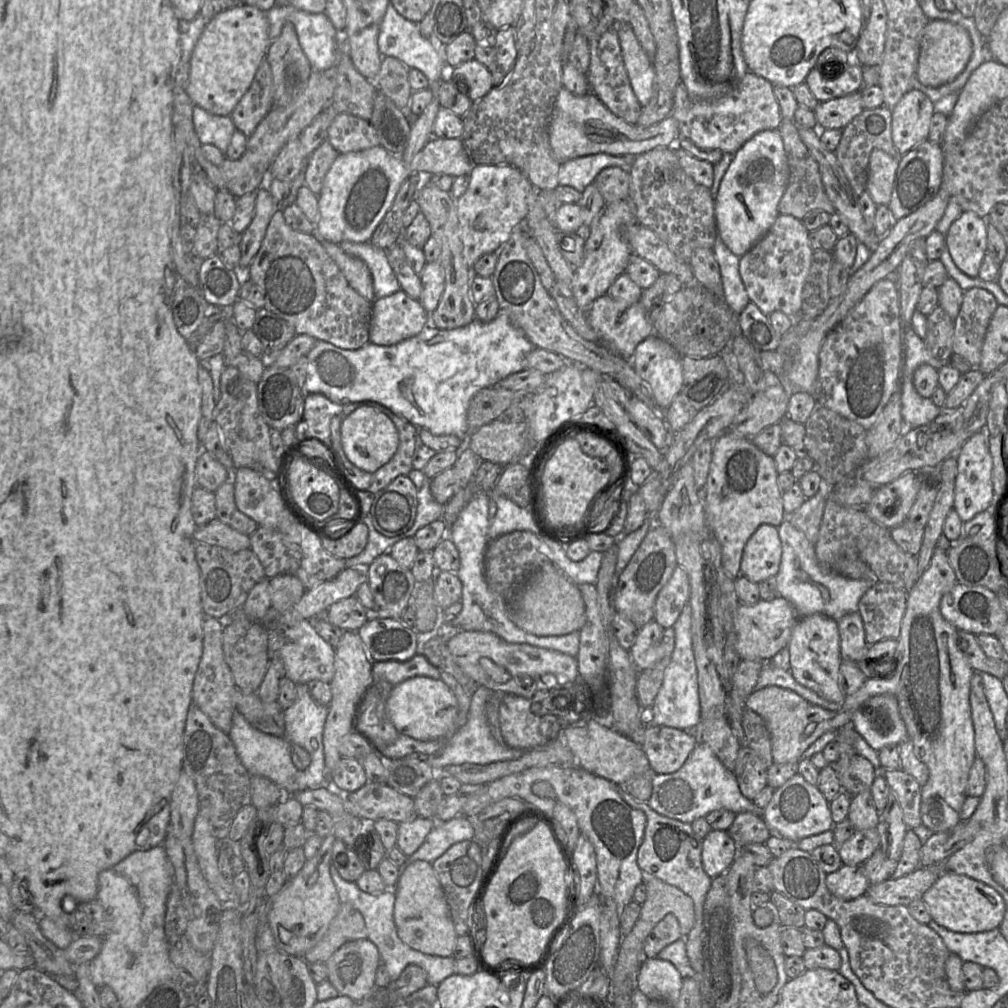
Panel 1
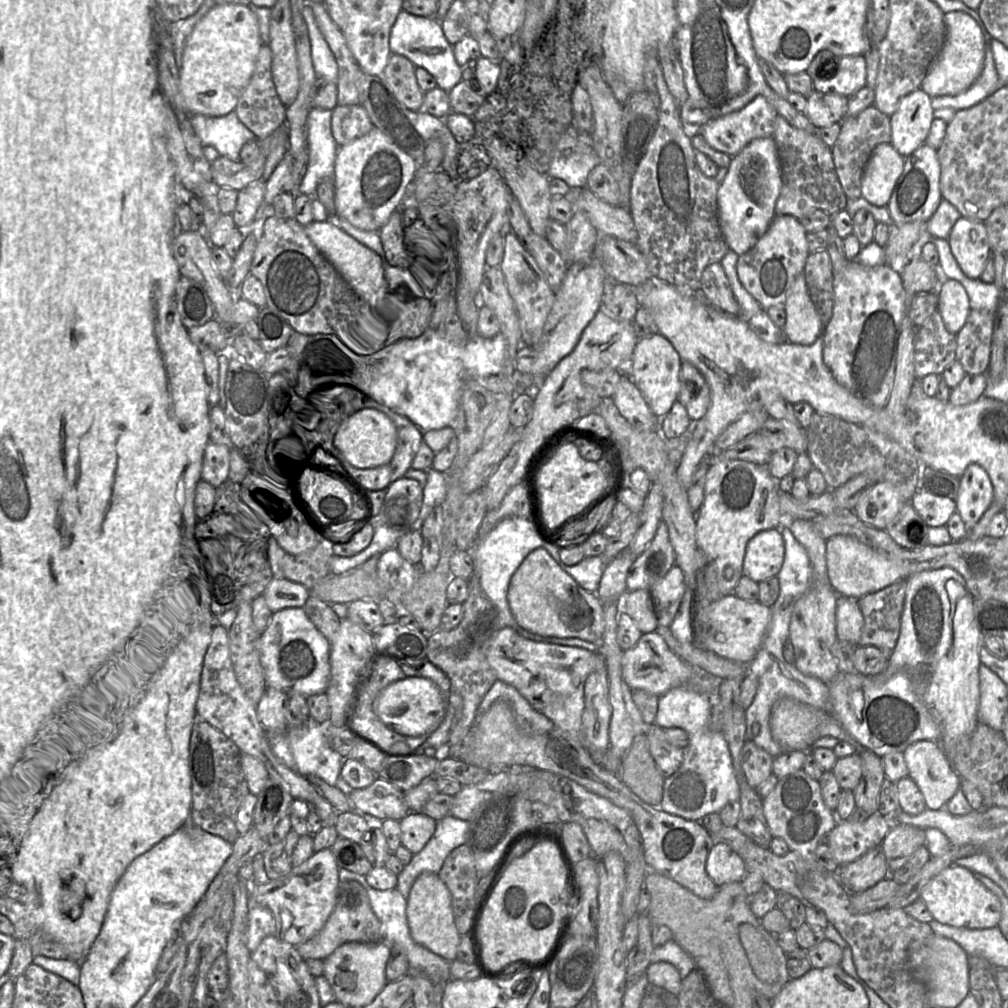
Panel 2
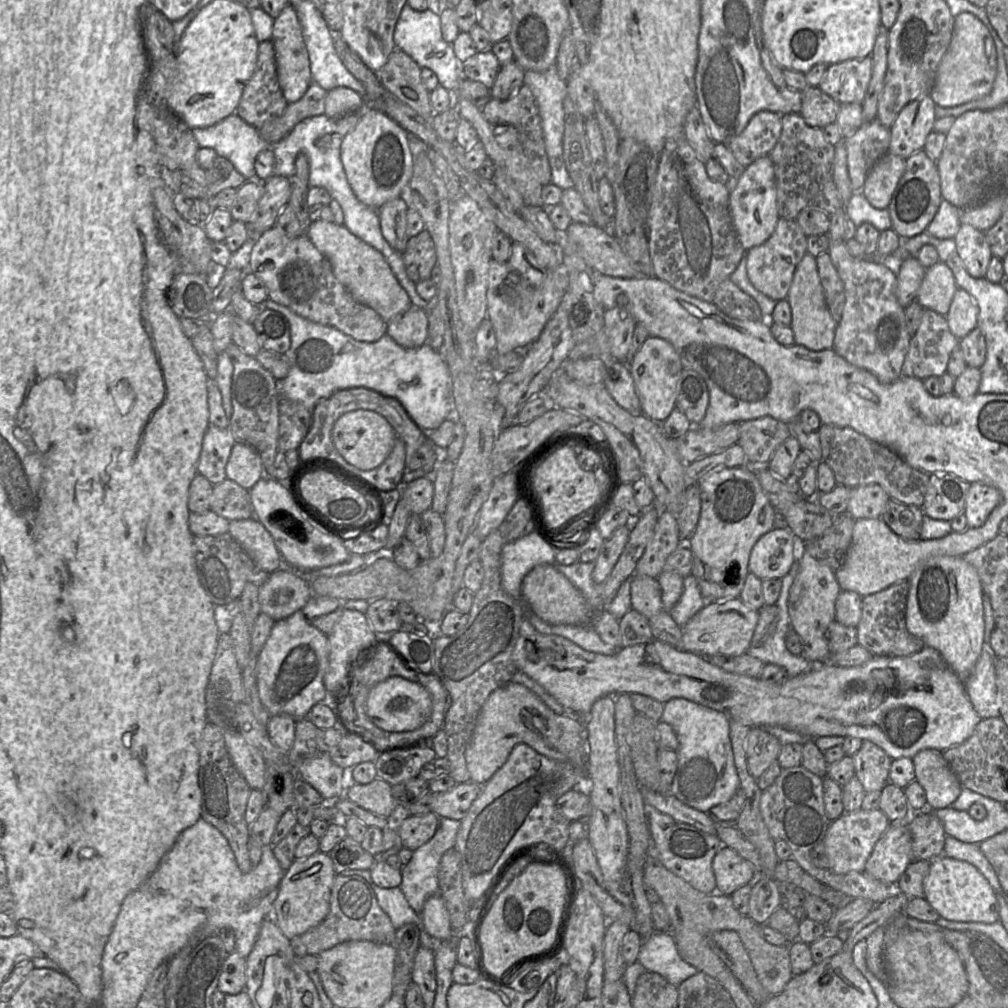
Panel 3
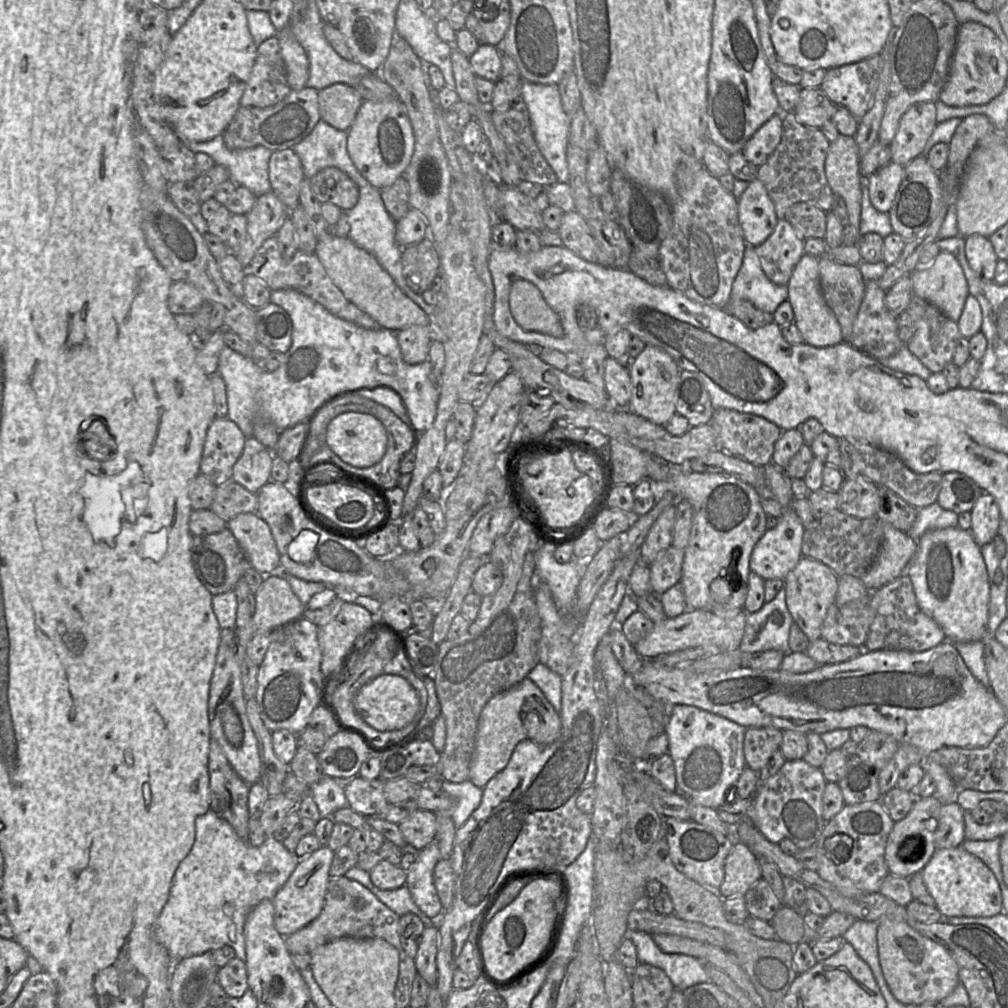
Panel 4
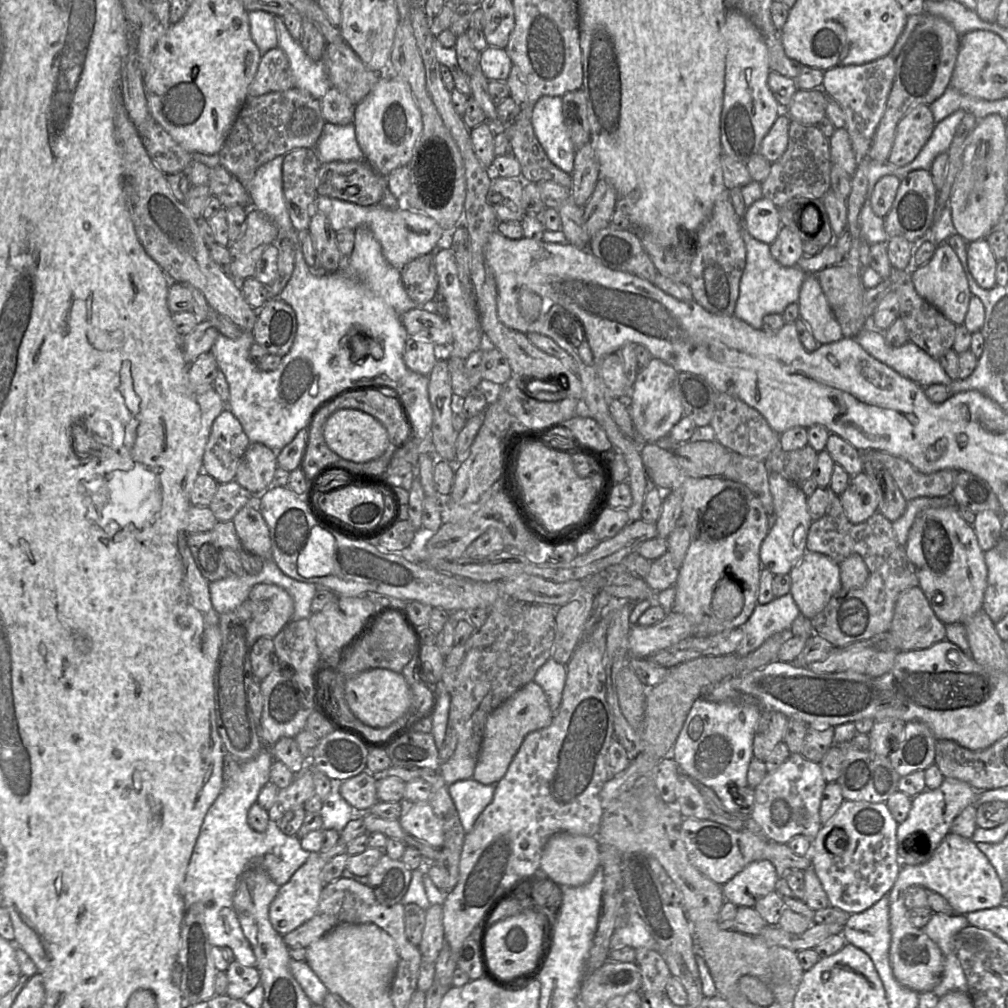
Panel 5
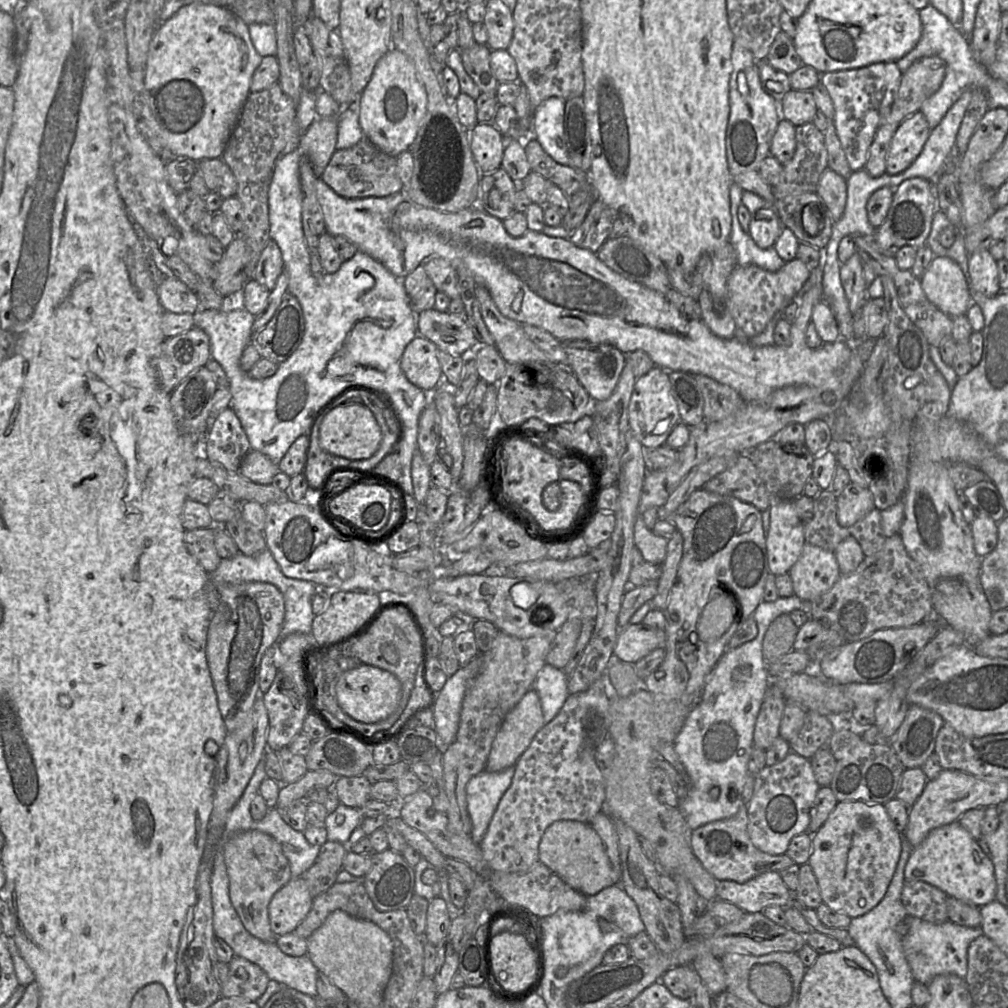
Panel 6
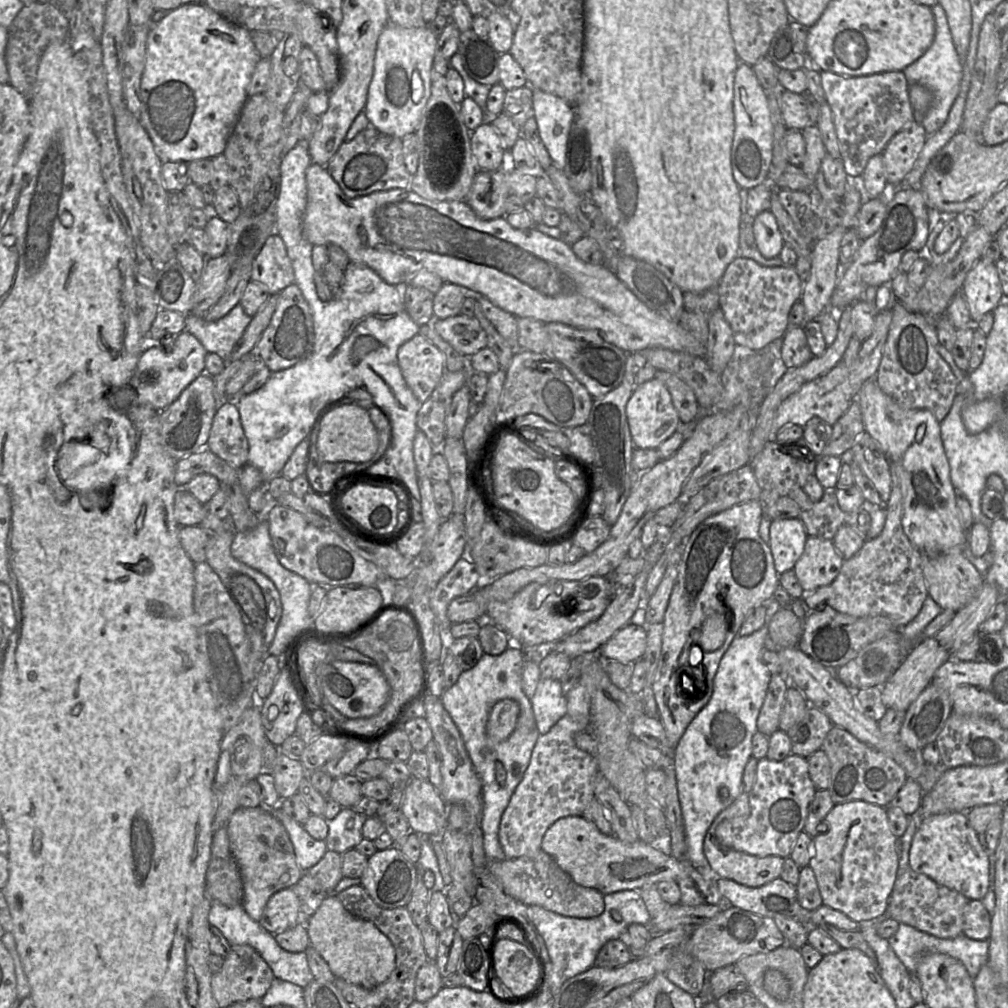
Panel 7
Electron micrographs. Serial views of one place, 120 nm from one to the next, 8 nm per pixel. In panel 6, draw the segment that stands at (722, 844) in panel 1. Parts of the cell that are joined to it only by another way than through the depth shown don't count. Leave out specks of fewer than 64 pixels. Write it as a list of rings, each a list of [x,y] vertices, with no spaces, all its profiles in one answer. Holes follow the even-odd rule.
[[[770,871],[745,883],[718,881],[717,898],[736,905],[746,913],[757,913],[771,905],[782,908],[790,906],[794,894],[787,888],[779,872]]]

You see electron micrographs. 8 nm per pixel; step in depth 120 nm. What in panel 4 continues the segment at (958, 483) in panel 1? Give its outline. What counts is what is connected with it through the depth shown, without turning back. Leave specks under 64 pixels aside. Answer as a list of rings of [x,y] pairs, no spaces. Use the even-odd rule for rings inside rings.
[[[984,492],[971,510],[971,533],[980,546],[990,543],[1001,523],[999,506],[995,498]]]

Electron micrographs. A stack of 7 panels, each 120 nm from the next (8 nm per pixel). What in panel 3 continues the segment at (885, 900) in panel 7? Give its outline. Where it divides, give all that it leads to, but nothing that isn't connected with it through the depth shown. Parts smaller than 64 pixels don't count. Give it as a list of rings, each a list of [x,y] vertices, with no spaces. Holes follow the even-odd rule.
[[[879,809],[844,812],[831,822],[823,843],[830,863],[830,870],[836,874],[851,871],[864,872],[866,862],[876,842],[891,825],[888,817]]]

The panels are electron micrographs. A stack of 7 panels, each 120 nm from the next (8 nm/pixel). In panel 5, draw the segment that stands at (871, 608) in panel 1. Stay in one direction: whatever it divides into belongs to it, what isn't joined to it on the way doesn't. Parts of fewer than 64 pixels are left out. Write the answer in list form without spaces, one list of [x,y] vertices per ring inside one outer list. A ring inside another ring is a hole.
[[[919,586],[909,588],[899,595],[888,632],[899,651],[927,649],[946,639],[946,625],[938,619]]]

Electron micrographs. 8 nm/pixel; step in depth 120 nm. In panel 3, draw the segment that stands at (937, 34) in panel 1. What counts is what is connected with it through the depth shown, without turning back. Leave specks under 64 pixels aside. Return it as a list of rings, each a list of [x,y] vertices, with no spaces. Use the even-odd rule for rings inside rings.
[[[962,12],[954,17],[953,37],[936,70],[930,96],[936,105],[956,107],[987,96],[997,74],[994,41],[986,26],[974,14]]]

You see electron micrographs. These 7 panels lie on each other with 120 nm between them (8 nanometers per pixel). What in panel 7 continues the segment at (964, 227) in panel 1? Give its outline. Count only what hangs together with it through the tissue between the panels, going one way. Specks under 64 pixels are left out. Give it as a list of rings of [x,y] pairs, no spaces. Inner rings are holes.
[[[979,259],[962,285],[961,292],[966,300],[972,325],[992,311],[1004,300],[1001,282],[995,262]]]

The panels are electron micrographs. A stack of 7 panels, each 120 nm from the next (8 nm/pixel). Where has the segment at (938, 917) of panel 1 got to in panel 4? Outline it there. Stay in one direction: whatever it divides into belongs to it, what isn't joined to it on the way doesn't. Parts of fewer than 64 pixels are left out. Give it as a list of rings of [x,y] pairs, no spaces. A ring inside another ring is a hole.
[[[961,846],[937,849],[920,873],[943,918],[991,917],[1003,910],[1001,890],[995,875],[981,859]]]

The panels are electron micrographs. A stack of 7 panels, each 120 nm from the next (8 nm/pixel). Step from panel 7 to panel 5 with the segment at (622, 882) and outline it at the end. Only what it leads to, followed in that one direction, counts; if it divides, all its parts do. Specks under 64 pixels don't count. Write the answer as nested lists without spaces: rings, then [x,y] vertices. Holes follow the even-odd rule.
[[[556,833],[545,844],[539,874],[552,881],[562,890],[563,887],[577,887],[588,883],[600,866],[600,843],[597,837]]]

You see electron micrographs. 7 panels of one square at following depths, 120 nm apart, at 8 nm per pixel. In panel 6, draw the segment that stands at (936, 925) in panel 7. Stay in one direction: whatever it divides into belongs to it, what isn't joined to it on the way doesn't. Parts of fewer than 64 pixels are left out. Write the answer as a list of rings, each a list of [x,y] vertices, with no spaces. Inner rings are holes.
[[[905,881],[901,894],[909,916],[937,924],[949,920],[947,898],[944,891],[923,881]]]

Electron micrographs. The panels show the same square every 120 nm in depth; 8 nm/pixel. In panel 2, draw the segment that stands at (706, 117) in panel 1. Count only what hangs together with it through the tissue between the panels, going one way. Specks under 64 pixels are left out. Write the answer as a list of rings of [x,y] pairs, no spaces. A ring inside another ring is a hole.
[[[758,95],[742,109],[708,121],[700,128],[699,134],[713,149],[734,157],[752,140],[773,137],[778,115],[767,99]]]

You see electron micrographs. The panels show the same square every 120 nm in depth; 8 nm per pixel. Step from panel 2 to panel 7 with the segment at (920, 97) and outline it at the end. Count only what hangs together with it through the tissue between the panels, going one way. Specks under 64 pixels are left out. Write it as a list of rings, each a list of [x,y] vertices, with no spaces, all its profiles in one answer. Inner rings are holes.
[[[918,119],[904,126],[884,149],[883,164],[890,186],[900,185],[912,170],[927,140]]]

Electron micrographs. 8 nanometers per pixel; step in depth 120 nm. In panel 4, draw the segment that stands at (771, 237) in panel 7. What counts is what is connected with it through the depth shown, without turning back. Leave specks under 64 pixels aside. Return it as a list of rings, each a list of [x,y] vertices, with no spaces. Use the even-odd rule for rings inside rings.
[[[758,178],[749,182],[738,199],[738,217],[748,245],[762,244],[774,231],[778,222],[775,205]]]

